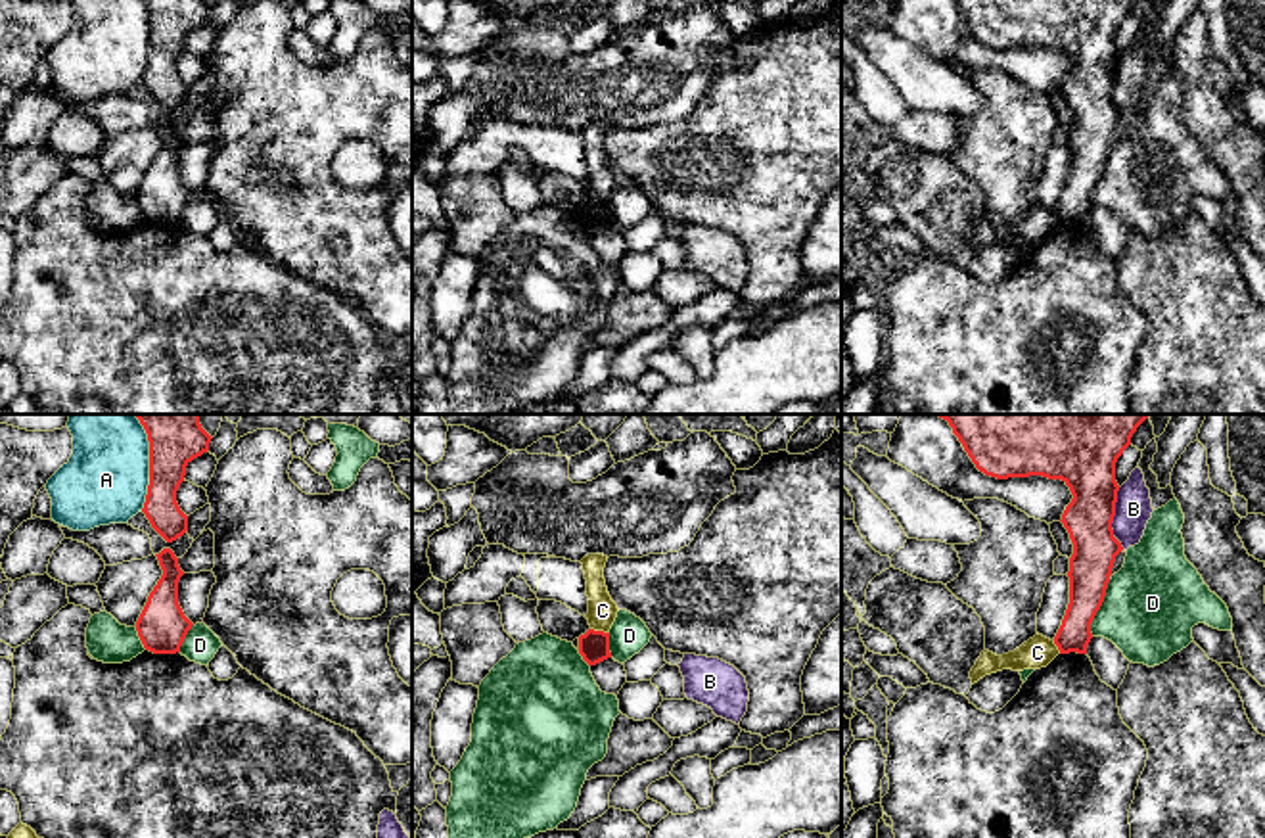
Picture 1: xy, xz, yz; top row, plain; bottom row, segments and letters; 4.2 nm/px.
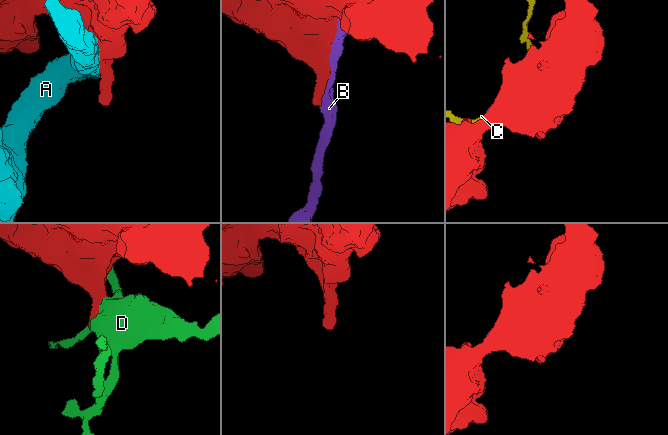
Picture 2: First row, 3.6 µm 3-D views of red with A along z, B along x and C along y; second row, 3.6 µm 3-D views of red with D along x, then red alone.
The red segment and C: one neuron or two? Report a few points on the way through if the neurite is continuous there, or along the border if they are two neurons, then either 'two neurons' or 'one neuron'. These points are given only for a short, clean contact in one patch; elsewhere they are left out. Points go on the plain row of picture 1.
border along xz (591, 198), (608, 204); two neurons

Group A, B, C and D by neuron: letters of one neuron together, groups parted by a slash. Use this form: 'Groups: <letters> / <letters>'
Groups: A / B / C / D

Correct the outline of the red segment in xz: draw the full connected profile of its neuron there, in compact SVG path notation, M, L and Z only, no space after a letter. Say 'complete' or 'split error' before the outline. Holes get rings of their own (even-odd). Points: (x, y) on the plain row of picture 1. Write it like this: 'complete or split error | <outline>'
complete | M588 199L579 207L579 224L588 236L596 236L611 228L610 203Z

